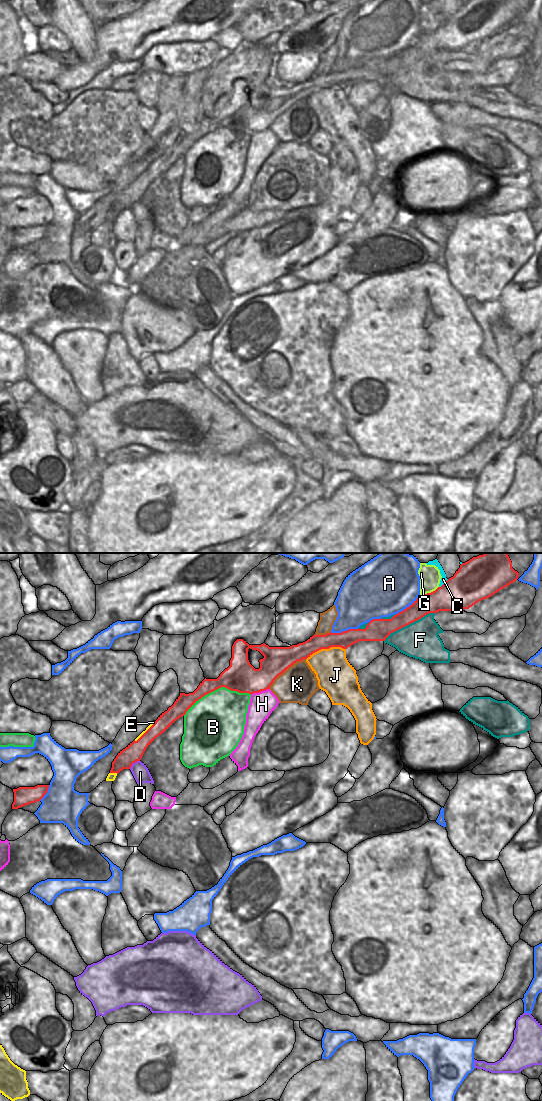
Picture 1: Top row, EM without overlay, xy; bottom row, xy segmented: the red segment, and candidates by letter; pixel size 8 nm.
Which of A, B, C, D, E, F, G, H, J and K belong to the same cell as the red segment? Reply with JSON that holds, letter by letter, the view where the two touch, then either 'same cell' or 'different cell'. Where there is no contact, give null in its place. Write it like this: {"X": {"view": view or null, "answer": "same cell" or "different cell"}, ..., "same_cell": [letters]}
{"A": {"view": "xy", "answer": "different cell"}, "B": {"view": "xy", "answer": "different cell"}, "C": {"view": "xy", "answer": "different cell"}, "D": {"view": "xy", "answer": "different cell"}, "E": {"view": "xy", "answer": "different cell"}, "F": {"view": "xy", "answer": "different cell"}, "G": {"view": "xy", "answer": "different cell"}, "H": {"view": "xy", "answer": "different cell"}, "J": {"view": "xy", "answer": "different cell"}, "K": {"view": "xy", "answer": "different cell"}, "same_cell": []}

